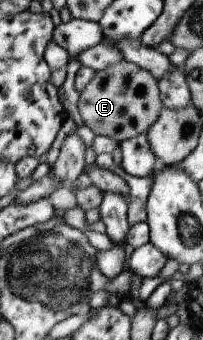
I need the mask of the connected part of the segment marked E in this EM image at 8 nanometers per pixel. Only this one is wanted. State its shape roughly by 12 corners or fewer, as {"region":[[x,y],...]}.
{"region":[[126,60],[95,71],[83,124],[117,143],[146,134],[157,80]]}

